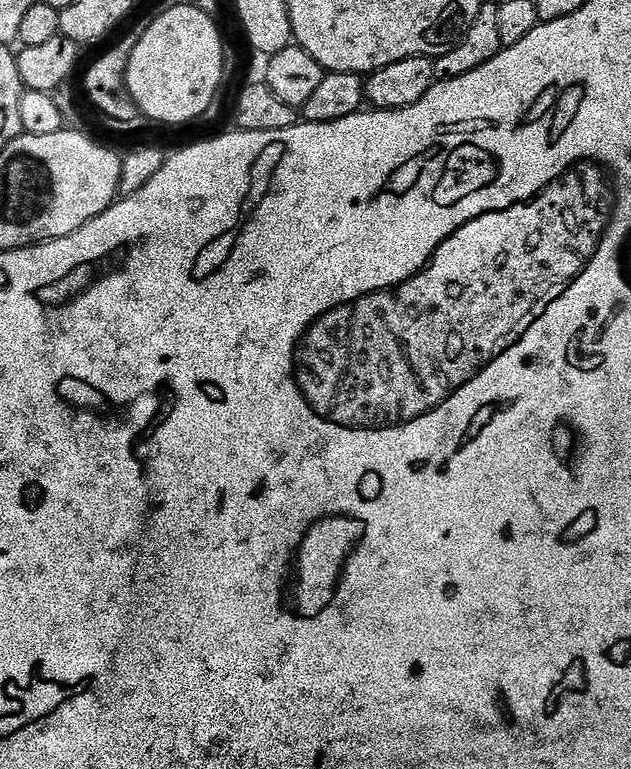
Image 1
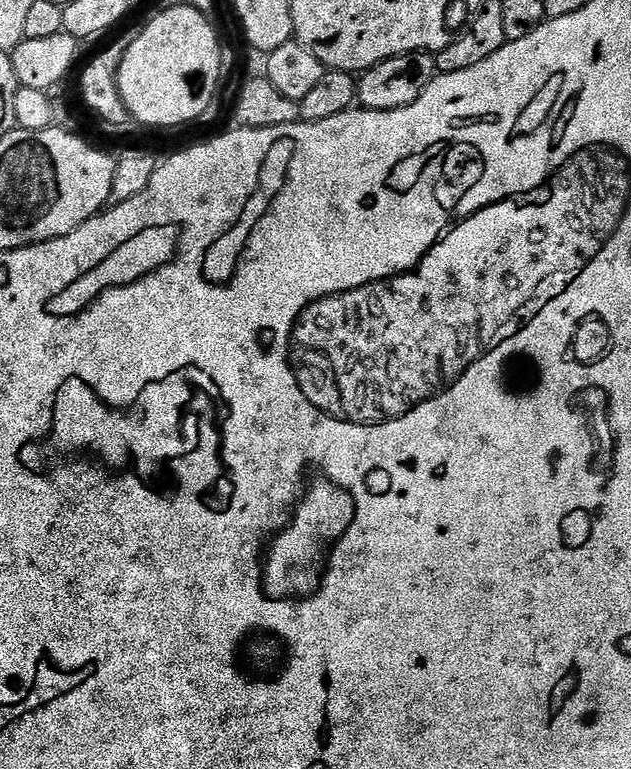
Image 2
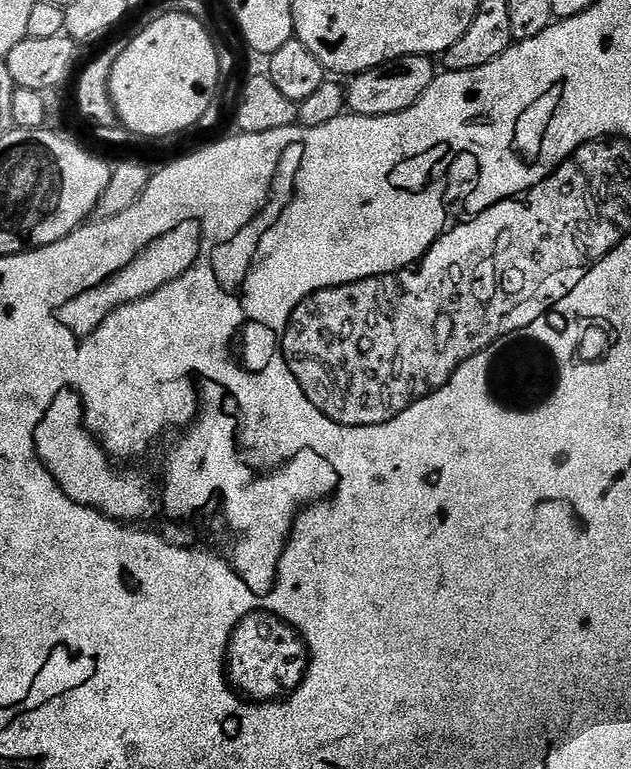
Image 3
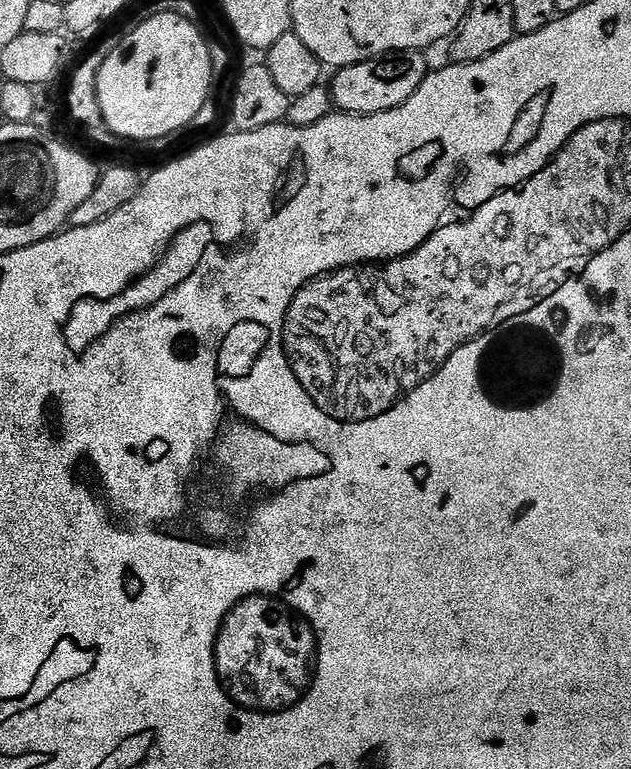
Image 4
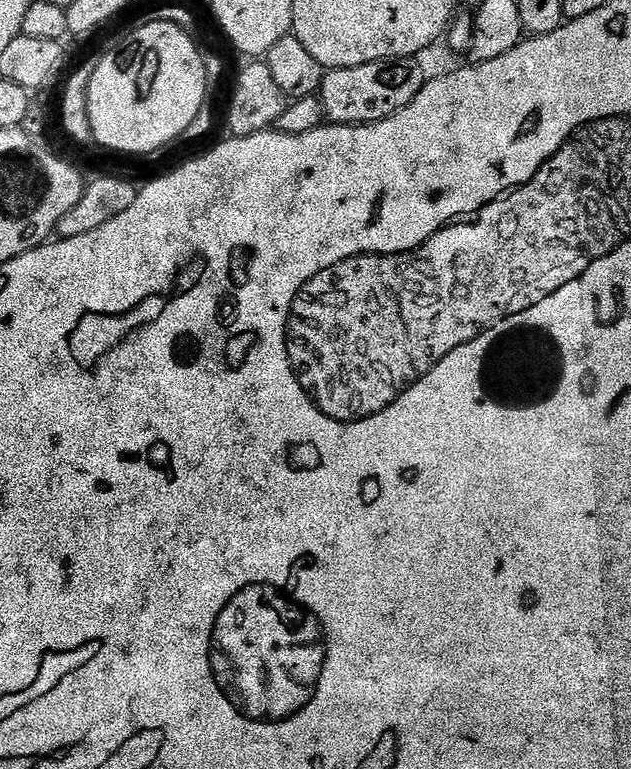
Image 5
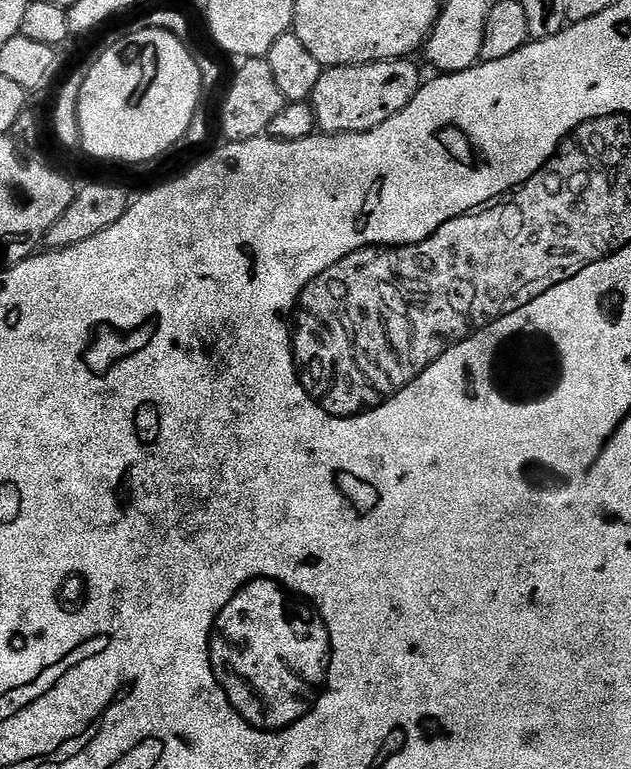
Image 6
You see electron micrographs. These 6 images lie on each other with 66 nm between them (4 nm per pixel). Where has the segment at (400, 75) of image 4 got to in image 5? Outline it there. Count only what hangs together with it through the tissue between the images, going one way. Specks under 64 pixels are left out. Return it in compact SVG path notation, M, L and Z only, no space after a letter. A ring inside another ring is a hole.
M416 58L403 60L379 60L362 66L333 68L325 71L324 81L320 83L319 97L324 107L324 115L334 124L373 124L375 120L386 118L407 106L424 89L426 75L420 69L421 61Z

